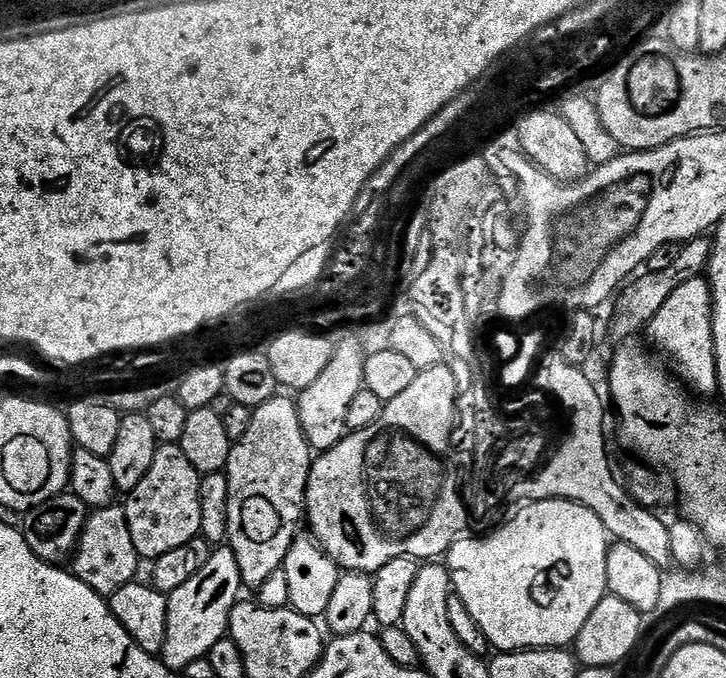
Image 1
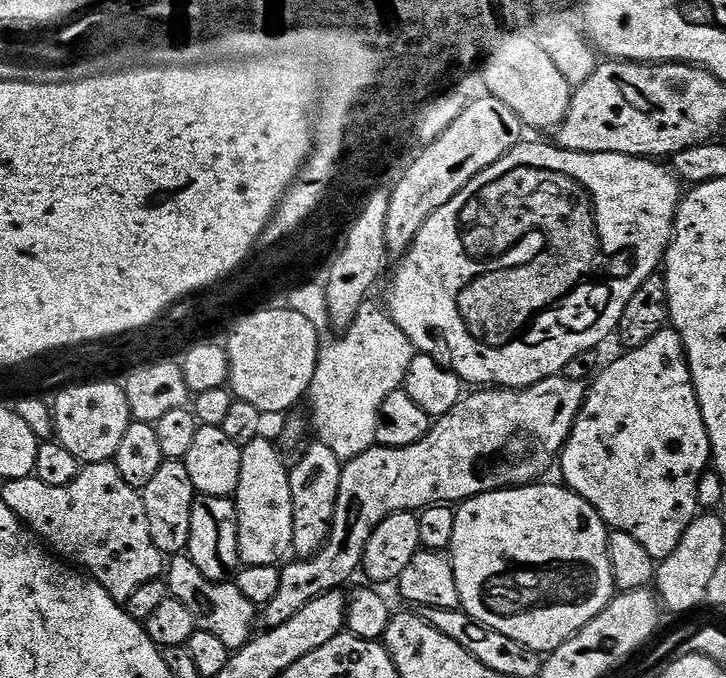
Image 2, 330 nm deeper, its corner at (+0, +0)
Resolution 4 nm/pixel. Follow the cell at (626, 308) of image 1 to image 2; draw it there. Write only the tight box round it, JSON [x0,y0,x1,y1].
[262,374,588,627]

